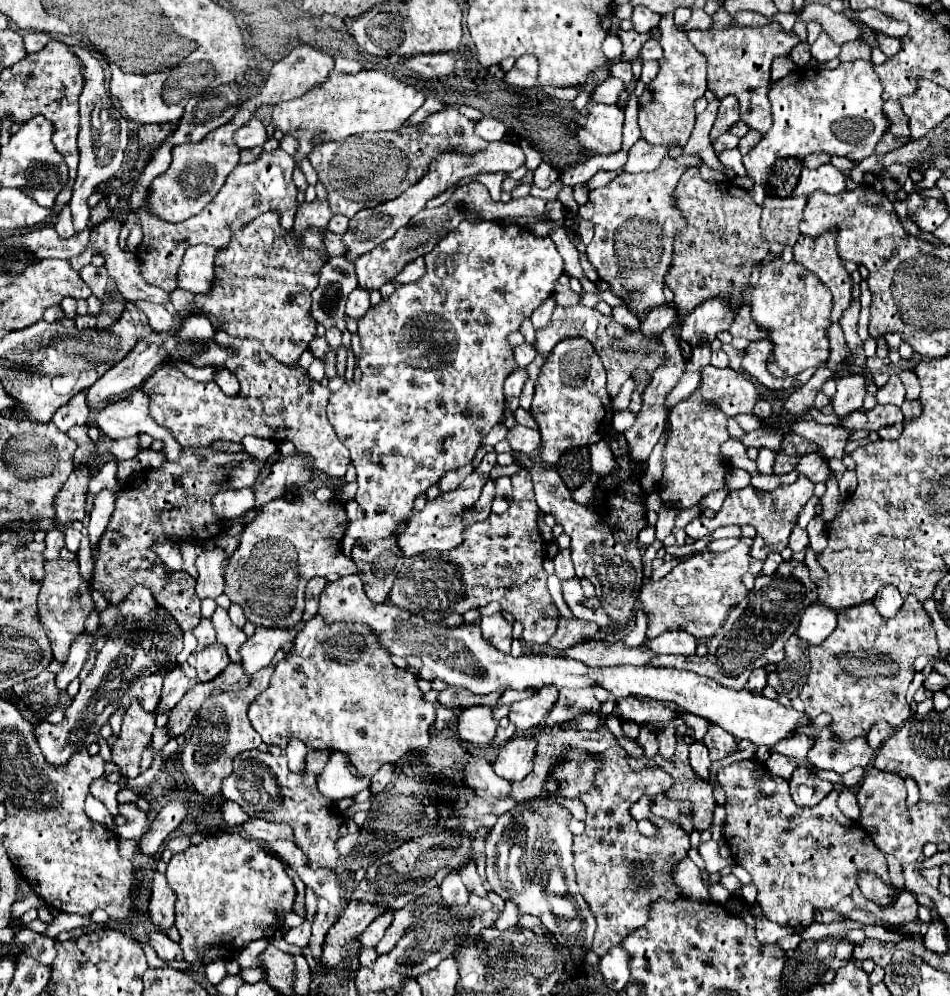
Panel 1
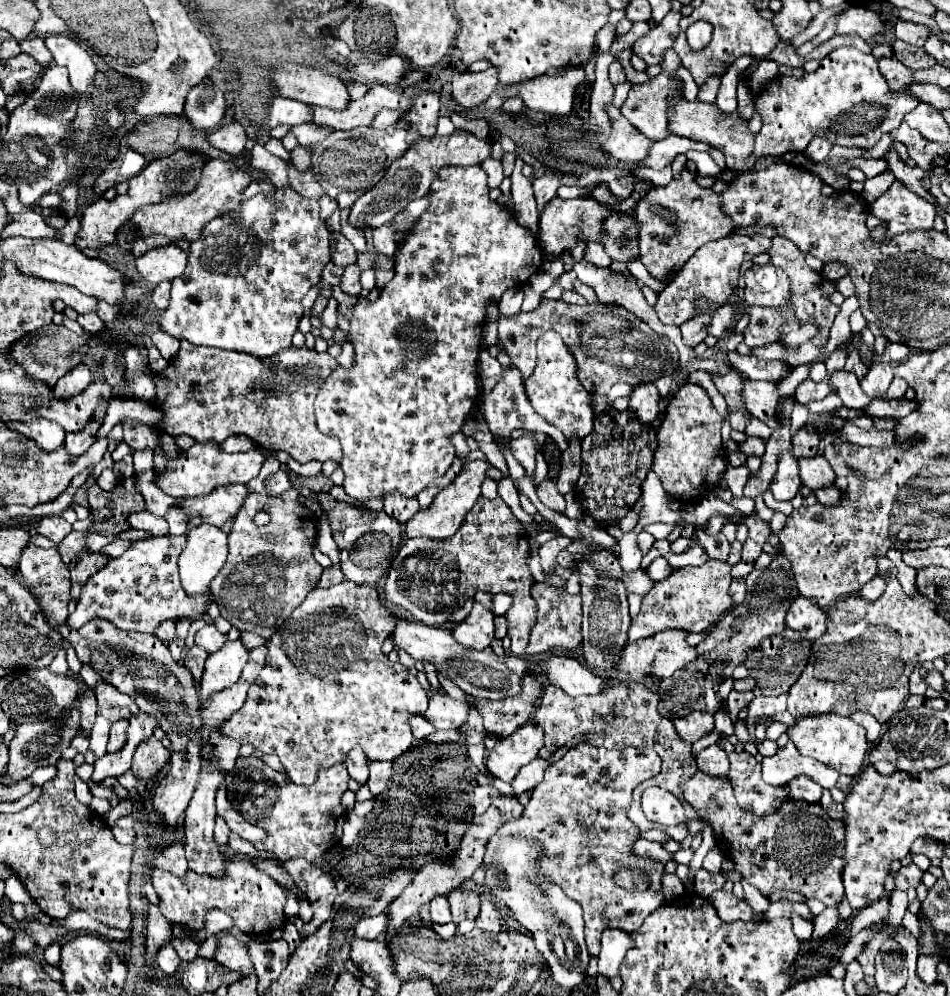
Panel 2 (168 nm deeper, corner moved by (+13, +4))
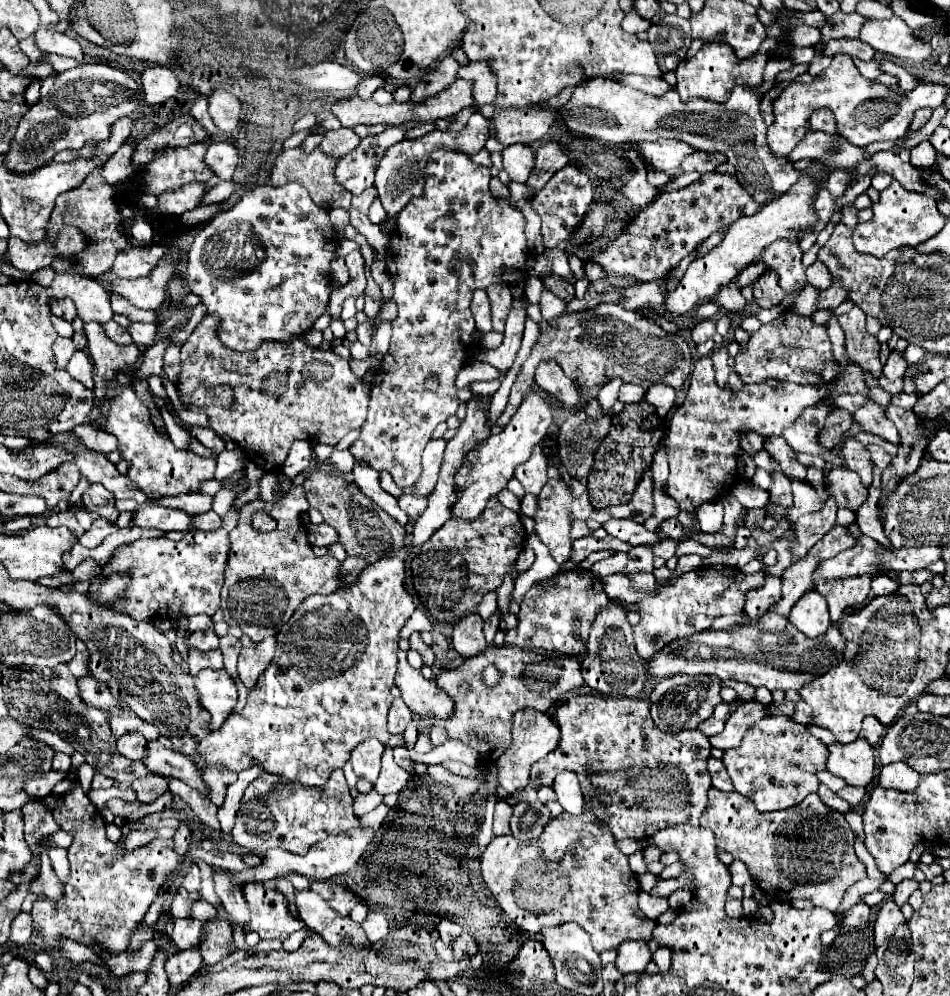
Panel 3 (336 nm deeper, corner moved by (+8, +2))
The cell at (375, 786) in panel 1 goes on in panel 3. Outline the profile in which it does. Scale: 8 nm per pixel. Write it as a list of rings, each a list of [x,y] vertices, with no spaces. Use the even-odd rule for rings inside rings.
[[[388,747],[382,755],[382,771],[374,783],[374,789],[380,793],[380,795],[386,795],[386,793],[399,793],[400,789],[407,786],[408,779],[412,775],[408,771],[404,771],[400,765],[397,765],[392,759],[392,749]]]

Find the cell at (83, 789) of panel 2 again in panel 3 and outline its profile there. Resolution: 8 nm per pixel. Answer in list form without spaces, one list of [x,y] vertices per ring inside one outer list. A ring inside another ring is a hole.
[[[84,763],[84,765],[80,765],[80,767],[76,769],[76,775],[78,775],[78,783],[82,785],[82,789],[88,791],[88,789],[90,789],[90,783],[92,783],[94,769],[92,769],[88,763]]]

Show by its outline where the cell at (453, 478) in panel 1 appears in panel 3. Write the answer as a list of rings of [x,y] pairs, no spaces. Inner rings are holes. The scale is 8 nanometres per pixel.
[[[404,493],[400,499],[398,499],[398,505],[400,509],[410,517],[410,519],[416,519],[428,505],[428,497],[416,497],[416,495],[410,495],[410,493]]]

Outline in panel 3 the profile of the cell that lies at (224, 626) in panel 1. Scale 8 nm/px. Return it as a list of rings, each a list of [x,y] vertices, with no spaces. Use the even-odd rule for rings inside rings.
[[[194,631],[188,635],[188,643],[190,647],[196,647],[200,651],[212,651],[218,649],[218,637],[214,635],[214,631]]]

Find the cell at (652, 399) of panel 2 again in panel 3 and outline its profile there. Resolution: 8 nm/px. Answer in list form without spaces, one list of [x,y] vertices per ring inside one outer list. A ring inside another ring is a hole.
[[[658,383],[658,385],[652,385],[648,391],[646,391],[646,401],[650,405],[656,407],[656,413],[660,417],[666,417],[668,411],[672,409],[674,405],[674,397],[676,397],[676,391],[664,383]]]

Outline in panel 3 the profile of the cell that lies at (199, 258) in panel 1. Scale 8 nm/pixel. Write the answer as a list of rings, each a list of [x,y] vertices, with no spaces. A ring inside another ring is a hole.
[[[150,245],[150,247],[128,247],[122,253],[118,253],[110,273],[114,277],[124,277],[124,279],[136,279],[136,277],[148,277],[152,269],[156,269],[160,261],[160,247]]]

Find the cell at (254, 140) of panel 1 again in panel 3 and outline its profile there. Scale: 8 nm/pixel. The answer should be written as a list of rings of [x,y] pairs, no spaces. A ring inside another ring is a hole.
[[[212,141],[212,143],[208,143],[206,165],[222,181],[232,179],[238,163],[240,163],[240,149],[232,141]]]

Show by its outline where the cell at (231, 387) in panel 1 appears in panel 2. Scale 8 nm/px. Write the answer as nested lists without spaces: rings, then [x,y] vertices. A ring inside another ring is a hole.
[[[155,331],[149,335],[151,337],[151,343],[161,351],[161,355],[165,359],[173,359],[175,357],[175,351],[179,351],[179,341],[163,331]]]

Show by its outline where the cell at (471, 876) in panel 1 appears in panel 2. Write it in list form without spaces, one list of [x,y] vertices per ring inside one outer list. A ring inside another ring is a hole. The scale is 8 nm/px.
[[[455,889],[447,895],[447,899],[449,899],[449,905],[451,905],[455,925],[463,919],[477,919],[477,915],[479,915],[479,895],[471,893],[471,891]]]

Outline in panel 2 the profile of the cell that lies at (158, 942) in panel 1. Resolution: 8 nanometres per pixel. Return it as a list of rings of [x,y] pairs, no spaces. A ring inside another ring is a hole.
[[[163,947],[163,951],[159,951],[159,955],[157,955],[157,963],[165,975],[173,975],[179,969],[181,959],[173,947]]]

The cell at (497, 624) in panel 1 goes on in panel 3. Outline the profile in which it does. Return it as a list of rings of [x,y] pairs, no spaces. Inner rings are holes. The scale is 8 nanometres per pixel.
[[[478,613],[464,615],[452,631],[452,647],[466,659],[486,651],[488,643],[484,639],[484,619]]]

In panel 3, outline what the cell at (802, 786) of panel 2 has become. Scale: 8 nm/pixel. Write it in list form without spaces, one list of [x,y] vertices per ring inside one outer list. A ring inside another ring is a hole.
[[[820,785],[818,795],[820,795],[822,803],[826,803],[830,809],[840,811],[840,813],[848,813],[848,811],[850,811],[850,805],[848,805],[848,803],[846,803],[842,797],[838,797],[836,793],[832,793],[832,791],[830,791],[826,785]]]

